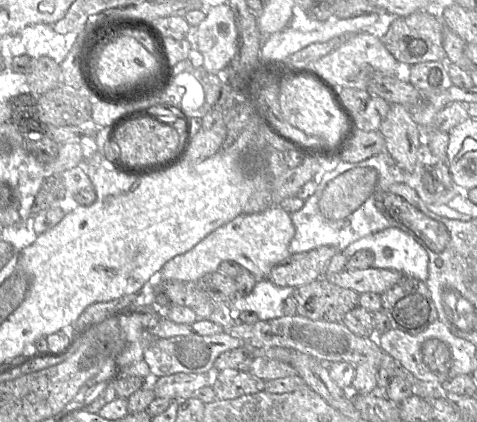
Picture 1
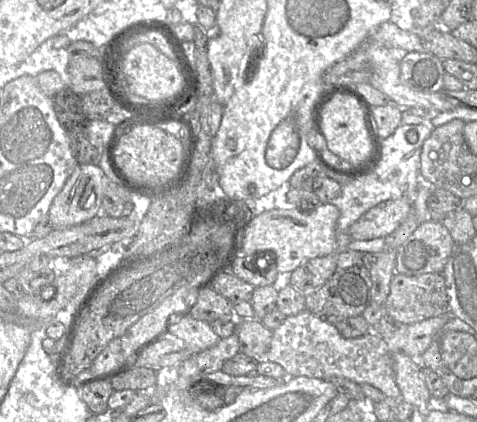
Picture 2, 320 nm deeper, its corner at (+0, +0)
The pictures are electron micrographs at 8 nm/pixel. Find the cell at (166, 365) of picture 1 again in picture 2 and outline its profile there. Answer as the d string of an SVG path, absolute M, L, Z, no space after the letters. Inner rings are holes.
M306 309L296 315L287 316L272 330L265 359L281 365L287 377L305 376L324 380L346 378L358 384L371 385L388 398L401 400L401 391L395 382L392 353L381 335L371 330L361 337L345 338L335 324Z

